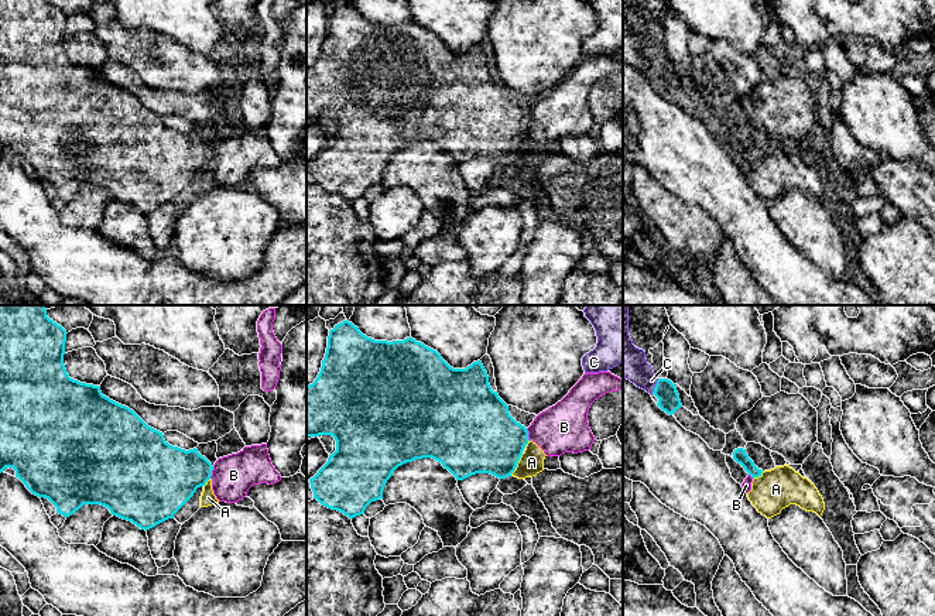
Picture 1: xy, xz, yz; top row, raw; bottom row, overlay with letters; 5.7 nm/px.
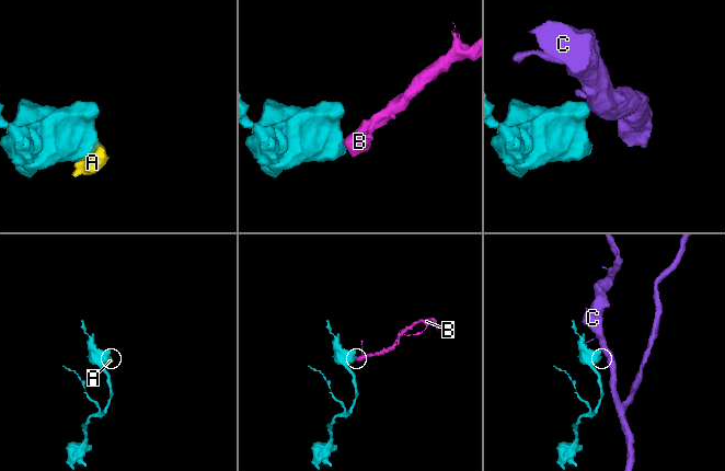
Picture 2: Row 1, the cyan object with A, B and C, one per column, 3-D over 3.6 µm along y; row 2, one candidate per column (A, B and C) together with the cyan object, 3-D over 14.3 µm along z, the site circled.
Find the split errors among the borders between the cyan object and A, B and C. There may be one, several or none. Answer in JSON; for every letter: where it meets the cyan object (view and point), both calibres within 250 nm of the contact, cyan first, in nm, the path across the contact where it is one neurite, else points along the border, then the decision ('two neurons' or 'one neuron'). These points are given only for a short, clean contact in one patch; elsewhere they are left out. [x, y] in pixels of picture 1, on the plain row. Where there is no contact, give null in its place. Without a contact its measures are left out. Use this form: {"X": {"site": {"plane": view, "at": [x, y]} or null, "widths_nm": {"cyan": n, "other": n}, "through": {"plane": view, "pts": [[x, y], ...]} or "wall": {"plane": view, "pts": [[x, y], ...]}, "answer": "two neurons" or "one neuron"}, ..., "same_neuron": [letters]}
{"A": {"site": {"plane": "xz", "at": [516, 149]}, "widths_nm": {"cyan": 400, "other": 140}, "wall": {"plane": "xz", "pts": [[523, 137], [510, 158]]}, "answer": "two neurons"}, "B": {"site": {"plane": "xy", "at": [211, 156]}, "widths_nm": {"cyan": 360, "other": 240}, "wall": {"plane": "xy", "pts": [[213, 150], [209, 161]]}, "answer": "two neurons"}, "C": {"site": {"plane": "yz", "at": [656, 69]}, "widths_nm": {"cyan": 130, "other": 200}, "wall": {"plane": "yz", "pts": [[658, 62], [651, 76]]}, "answer": "two neurons"}, "same_neuron": []}

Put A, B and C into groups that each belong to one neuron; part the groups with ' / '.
A B / C

